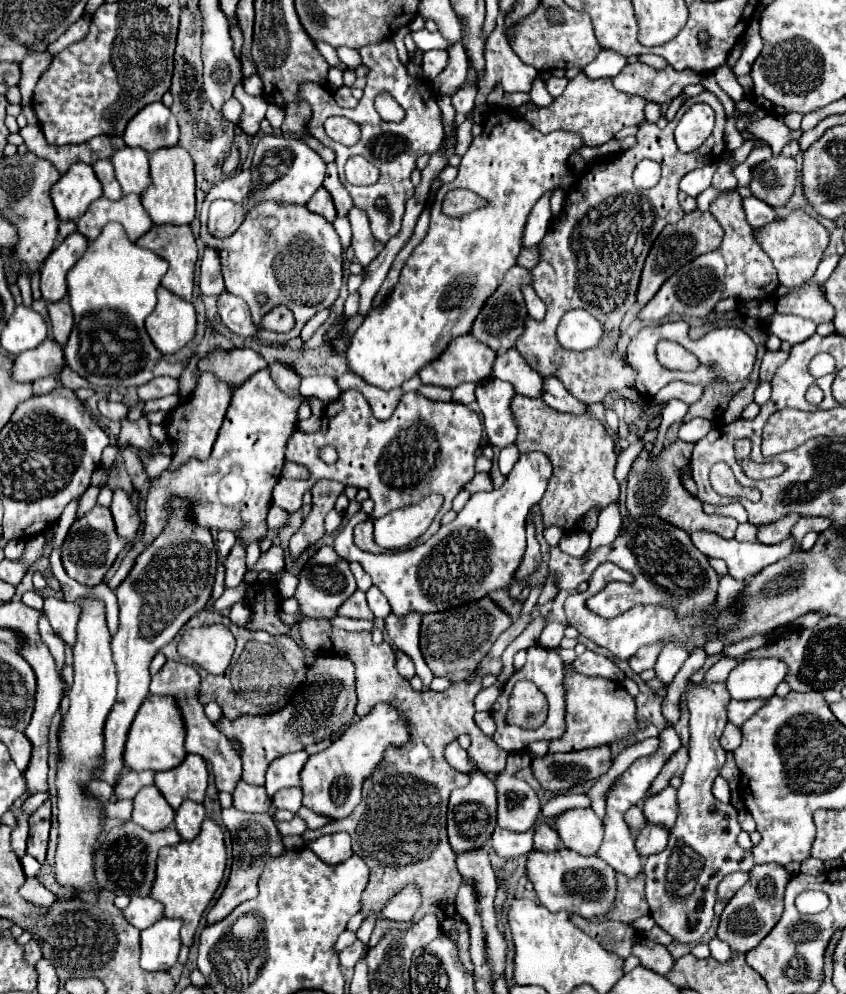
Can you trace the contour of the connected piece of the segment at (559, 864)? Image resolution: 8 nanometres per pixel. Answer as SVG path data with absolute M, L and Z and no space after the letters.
M568 848L560 852L530 852L526 876L534 884L540 902L552 910L566 910L584 918L608 916L616 900L616 870L598 856L580 856Z

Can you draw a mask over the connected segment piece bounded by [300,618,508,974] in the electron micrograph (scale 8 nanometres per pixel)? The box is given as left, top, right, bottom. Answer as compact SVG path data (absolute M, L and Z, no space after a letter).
M302 618L300 636L310 652L316 652L318 648L322 652L338 650L340 656L354 662L358 716L368 714L368 710L378 702L392 702L406 714L412 728L412 742L402 748L388 748L382 764L364 782L362 802L356 806L352 816L328 824L328 832L344 830L350 834L354 854L362 856L370 868L370 882L362 894L360 910L364 916L378 916L369 947L376 946L390 929L404 931L412 926L409 922L384 922L380 918L380 910L404 886L415 883L422 892L422 906L413 922L418 922L428 912L434 912L443 932L457 945L461 963L472 974L474 966L469 955L469 925L456 910L456 895L458 886L462 884L462 876L456 868L456 852L452 852L446 834L446 806L450 792L460 788L460 772L448 766L444 760L444 748L452 738L466 732L471 739L468 756L476 770L484 774L500 774L502 766L506 764L506 751L500 750L492 737L485 735L474 724L474 698L482 690L480 678L476 678L472 684L458 682L446 692L418 692L408 680L404 680L404 676L396 672L392 646L388 642L376 646L370 632L346 632L332 628L326 620Z

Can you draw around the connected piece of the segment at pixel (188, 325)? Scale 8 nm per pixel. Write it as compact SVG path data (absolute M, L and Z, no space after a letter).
M160 286L156 310L146 318L146 330L162 354L174 354L194 338L196 310Z

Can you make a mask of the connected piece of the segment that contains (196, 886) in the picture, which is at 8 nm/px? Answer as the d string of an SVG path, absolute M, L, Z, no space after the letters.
M204 820L200 834L190 842L178 842L176 846L160 848L158 852L158 868L156 868L156 880L152 886L152 898L164 904L164 916L166 918L180 918L184 922L182 926L182 944L192 946L194 934L198 928L198 922L202 918L202 912L214 898L214 892L218 890L222 876L226 868L226 846L224 846L224 834L222 828L214 820Z

